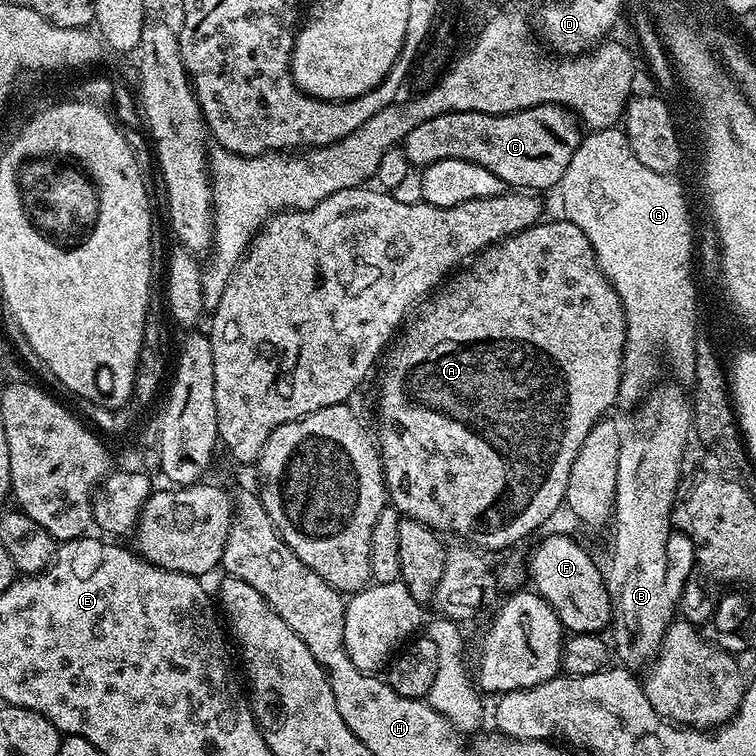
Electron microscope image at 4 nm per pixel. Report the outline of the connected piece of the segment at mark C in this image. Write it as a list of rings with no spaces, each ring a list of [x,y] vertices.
[[[539,104],[501,116],[481,112],[438,114],[438,118],[422,122],[422,126],[414,126],[403,140],[402,149],[408,163],[420,170],[427,164],[458,158],[486,166],[486,170],[498,174],[509,189],[540,190],[536,188],[555,189],[559,185],[581,139],[582,125],[571,108]]]

